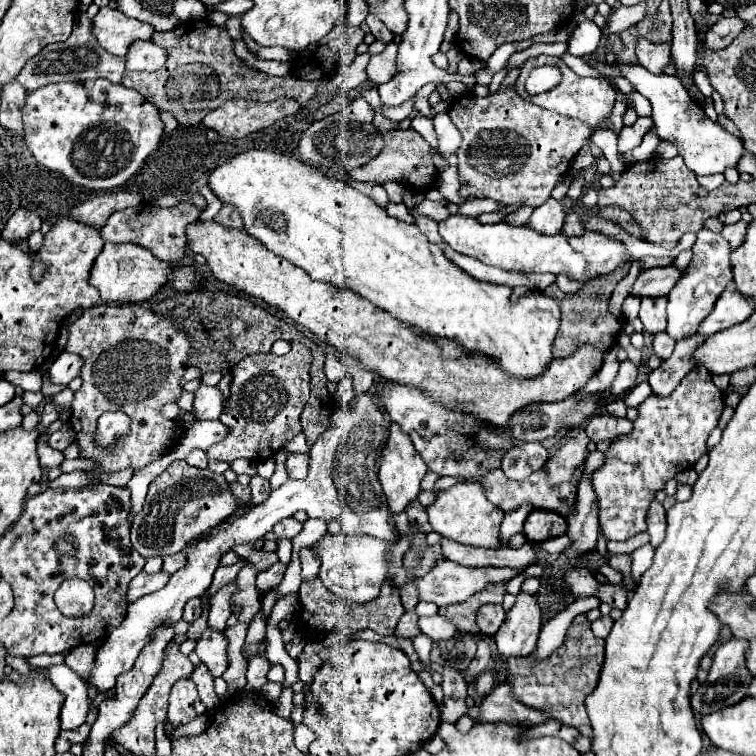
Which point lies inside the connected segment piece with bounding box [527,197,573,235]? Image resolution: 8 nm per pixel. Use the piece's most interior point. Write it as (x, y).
(548, 219)

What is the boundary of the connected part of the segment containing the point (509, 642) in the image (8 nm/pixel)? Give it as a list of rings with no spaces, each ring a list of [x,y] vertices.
[[[519,593],[517,603],[507,611],[507,617],[495,633],[497,657],[507,661],[511,657],[527,657],[537,643],[541,631],[541,609],[531,595]]]

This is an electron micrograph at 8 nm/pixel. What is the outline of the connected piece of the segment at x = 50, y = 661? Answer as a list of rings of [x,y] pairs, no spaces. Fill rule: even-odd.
[[[64,651],[63,653],[54,655],[40,654],[25,658],[25,660],[26,662],[32,662],[32,668],[46,668],[51,665],[63,664],[64,658],[68,652],[69,651]]]

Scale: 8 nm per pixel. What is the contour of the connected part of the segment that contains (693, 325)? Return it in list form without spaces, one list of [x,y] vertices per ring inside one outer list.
[[[701,229],[697,233],[697,241],[693,245],[693,259],[685,269],[683,277],[675,283],[671,293],[667,295],[667,335],[673,339],[683,339],[697,333],[699,323],[711,313],[717,297],[727,289],[733,281],[731,273],[731,245],[721,237],[721,233],[713,233],[709,229]]]

